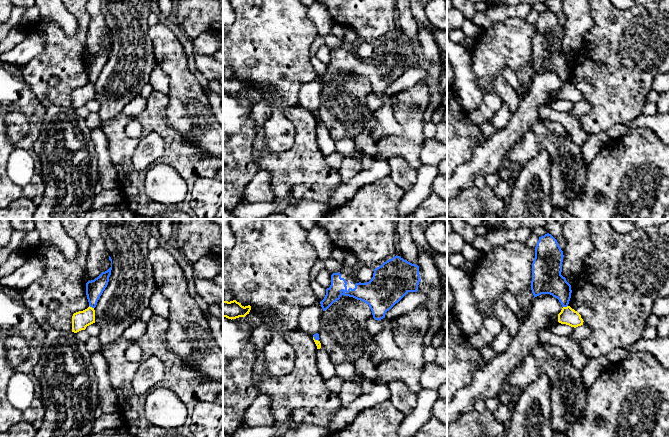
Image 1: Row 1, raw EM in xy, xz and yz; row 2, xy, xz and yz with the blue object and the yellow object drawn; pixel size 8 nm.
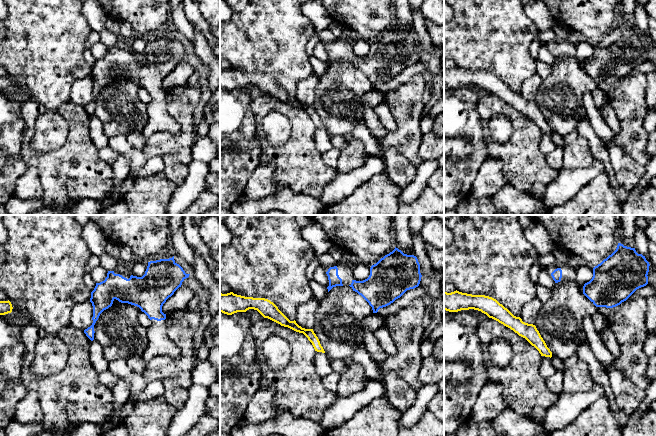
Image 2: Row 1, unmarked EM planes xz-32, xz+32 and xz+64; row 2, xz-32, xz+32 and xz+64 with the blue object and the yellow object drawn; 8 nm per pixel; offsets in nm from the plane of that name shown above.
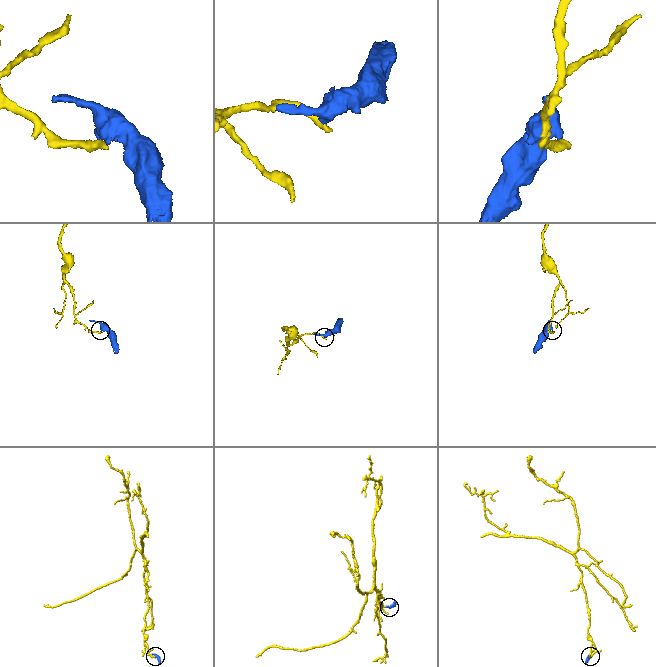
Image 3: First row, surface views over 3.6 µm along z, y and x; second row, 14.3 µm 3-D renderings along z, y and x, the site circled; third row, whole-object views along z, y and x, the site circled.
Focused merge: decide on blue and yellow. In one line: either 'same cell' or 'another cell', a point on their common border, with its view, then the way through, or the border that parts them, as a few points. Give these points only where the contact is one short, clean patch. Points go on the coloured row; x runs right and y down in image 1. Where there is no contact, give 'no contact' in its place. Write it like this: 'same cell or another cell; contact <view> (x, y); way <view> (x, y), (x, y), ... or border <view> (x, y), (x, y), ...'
another cell; contact xy (91, 306); border xy (89, 305), (93, 308)

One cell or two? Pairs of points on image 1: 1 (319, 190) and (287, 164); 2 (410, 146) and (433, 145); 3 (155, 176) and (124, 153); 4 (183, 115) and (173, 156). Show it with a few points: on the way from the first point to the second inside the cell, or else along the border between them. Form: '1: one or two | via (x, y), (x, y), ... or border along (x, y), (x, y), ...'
1: one | via (311, 182), (301, 172), (295, 172)
2: two | border along (426, 139), (420, 153), (420, 161), (422, 163)
3: two | border along (145, 173), (144, 193), (147, 196)
4: two | border along (166, 113), (168, 123), (184, 139), (197, 148)

